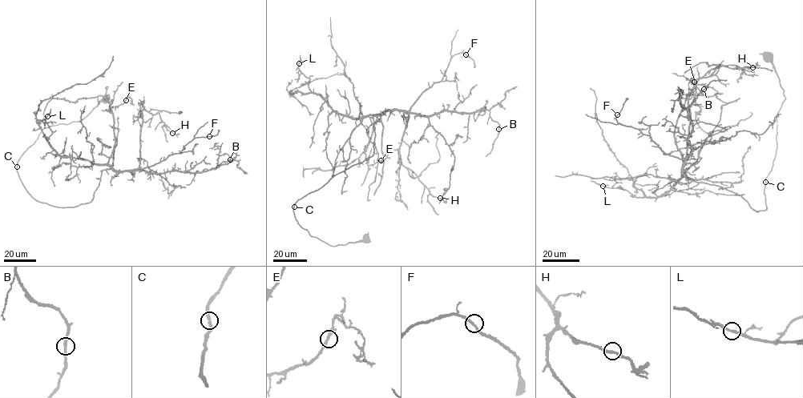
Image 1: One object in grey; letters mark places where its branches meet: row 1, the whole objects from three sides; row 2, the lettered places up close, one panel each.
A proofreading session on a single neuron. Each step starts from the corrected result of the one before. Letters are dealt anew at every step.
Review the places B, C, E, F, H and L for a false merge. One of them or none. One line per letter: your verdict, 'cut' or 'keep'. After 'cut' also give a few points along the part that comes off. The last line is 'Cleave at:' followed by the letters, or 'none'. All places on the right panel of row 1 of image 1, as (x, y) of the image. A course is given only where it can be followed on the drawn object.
B: keep
C: keep
E: keep
F: keep
H: keep
L: keep
Cleave at: none

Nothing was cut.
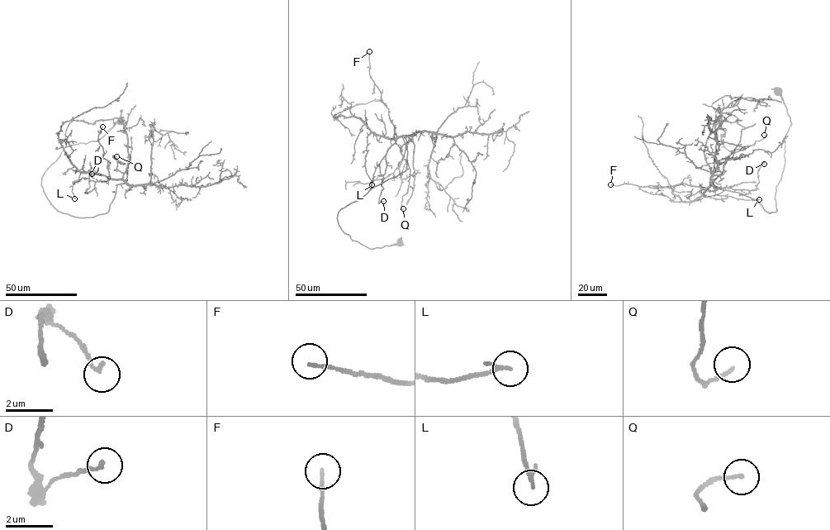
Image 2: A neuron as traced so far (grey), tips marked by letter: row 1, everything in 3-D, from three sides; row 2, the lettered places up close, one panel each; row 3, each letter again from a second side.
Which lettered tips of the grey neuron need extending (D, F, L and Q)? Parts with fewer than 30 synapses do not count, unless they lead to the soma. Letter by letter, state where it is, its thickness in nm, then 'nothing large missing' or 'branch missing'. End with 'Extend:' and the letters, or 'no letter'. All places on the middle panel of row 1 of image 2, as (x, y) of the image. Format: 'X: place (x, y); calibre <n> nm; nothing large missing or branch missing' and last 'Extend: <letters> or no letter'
D: place (383, 201); calibre 170 nm; nothing large missing
F: place (369, 51); calibre 130 nm; nothing large missing
L: place (372, 184); calibre 160 nm; nothing large missing
Q: place (403, 208); calibre 130 nm; nothing large missing
Extend: no letter

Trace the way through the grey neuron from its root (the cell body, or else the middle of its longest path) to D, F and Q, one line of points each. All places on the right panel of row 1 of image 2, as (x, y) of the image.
D: (777, 93), (791, 123), (775, 188), (777, 211), (769, 212), (754, 199), (709, 184), (755, 190), (764, 164)
F: (777, 93), (791, 123), (777, 211), (711, 181), (704, 188), (610, 184)
Q: (777, 93), (791, 123), (777, 210), (770, 213), (711, 179), (719, 160), (764, 135)

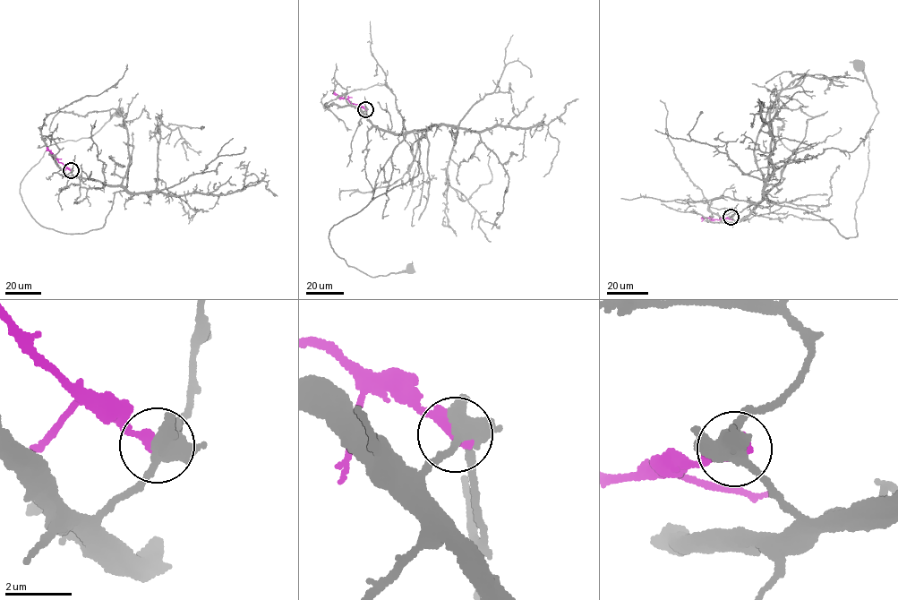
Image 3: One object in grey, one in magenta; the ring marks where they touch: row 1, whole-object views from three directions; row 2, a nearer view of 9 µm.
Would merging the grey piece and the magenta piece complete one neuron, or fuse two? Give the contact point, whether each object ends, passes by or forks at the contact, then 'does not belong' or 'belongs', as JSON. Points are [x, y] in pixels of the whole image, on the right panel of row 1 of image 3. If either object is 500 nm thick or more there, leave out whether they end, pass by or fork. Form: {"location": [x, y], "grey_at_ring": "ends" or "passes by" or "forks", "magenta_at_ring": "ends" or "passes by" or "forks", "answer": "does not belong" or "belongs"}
{"location": [731, 217], "grey_at_ring": "forks", "magenta_at_ring": "ends", "answer": "does not belong"}

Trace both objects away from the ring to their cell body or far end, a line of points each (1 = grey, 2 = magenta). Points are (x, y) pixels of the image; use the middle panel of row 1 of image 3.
1: (365, 109), (383, 129), (426, 130), (417, 132), (418, 175), (334, 226), (330, 247), (371, 277), (409, 267)
2: (365, 109), (334, 92)

